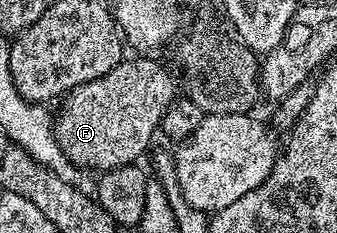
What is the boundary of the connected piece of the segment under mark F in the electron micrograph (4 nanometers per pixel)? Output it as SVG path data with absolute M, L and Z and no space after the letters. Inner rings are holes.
M132 56L120 61L114 71L106 71L102 79L74 87L59 102L60 110L54 113L56 141L74 165L103 171L137 164L152 136L157 136L167 109L177 102L177 74L155 61L155 56Z

